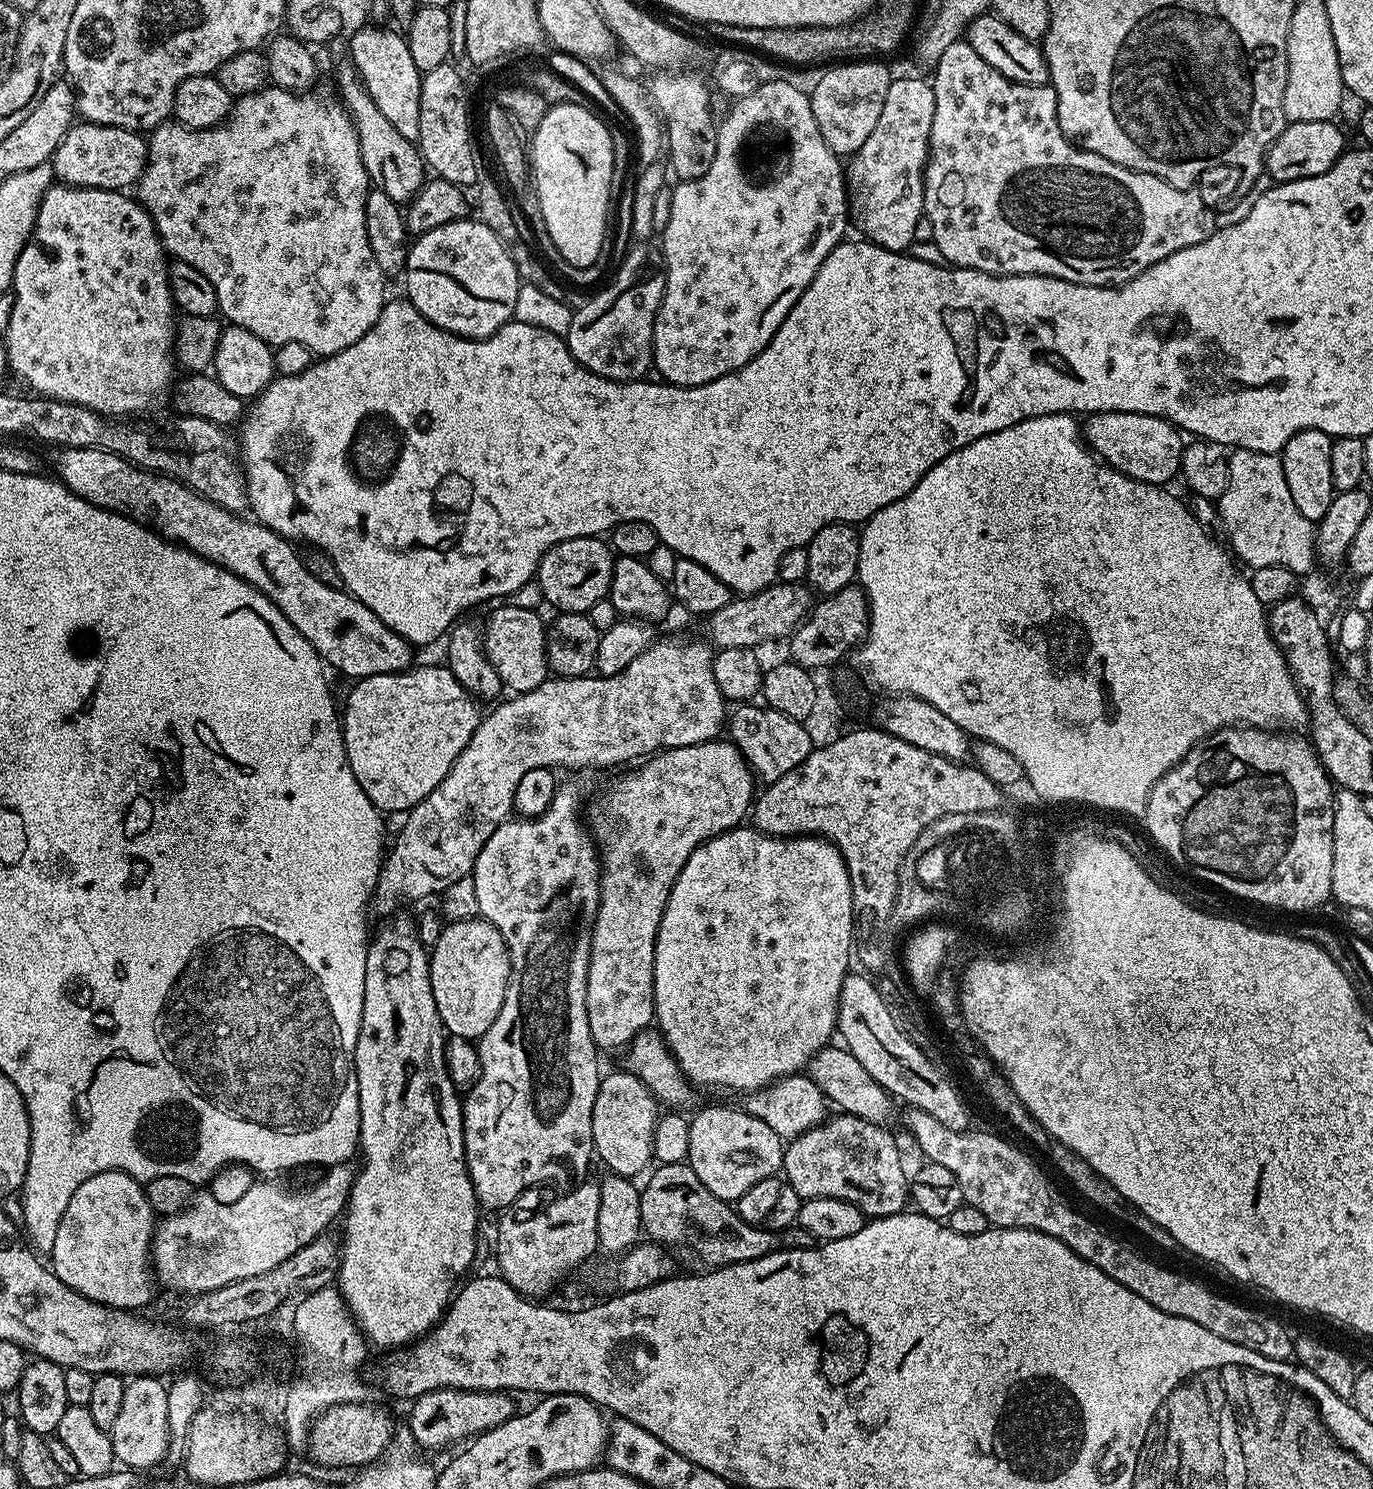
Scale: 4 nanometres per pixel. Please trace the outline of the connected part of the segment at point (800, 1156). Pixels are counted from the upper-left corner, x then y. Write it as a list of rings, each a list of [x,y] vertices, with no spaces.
[[[829,1115],[824,1123],[787,1141],[782,1169],[787,1187],[793,1188],[801,1201],[842,1198],[858,1206],[868,1218],[905,1211],[910,1200],[910,1176],[907,1171],[904,1173],[900,1148],[887,1132],[889,1129],[860,1117],[835,1115]]]

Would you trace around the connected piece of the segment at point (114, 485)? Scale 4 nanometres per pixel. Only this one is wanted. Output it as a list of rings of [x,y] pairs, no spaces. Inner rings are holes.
[[[60,448],[57,453],[52,460],[56,467],[55,479],[74,495],[99,508],[110,508],[121,514],[129,512],[132,519],[148,526],[160,519],[163,535],[169,541],[219,564],[258,589],[331,667],[333,664],[351,678],[363,678],[379,672],[403,672],[413,663],[413,645],[390,630],[374,610],[367,608],[351,592],[343,587],[324,585],[310,574],[301,553],[296,553],[297,545],[285,536],[279,536],[255,519],[240,520],[244,518],[199,496],[180,481],[138,468],[113,452],[97,448]]]

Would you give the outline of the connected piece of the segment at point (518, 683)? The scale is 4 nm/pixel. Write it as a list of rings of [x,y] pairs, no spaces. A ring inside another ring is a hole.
[[[504,602],[501,608],[496,608],[488,616],[488,625],[485,623],[482,628],[482,639],[484,642],[484,652],[488,656],[490,666],[498,674],[501,685],[505,689],[513,688],[513,693],[529,692],[538,686],[542,686],[544,680],[549,679],[550,669],[548,667],[548,634],[546,631],[546,620],[534,608],[523,608],[514,606],[511,602]]]

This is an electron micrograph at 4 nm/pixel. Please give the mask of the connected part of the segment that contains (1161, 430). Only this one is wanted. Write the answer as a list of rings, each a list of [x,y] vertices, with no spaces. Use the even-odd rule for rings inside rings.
[[[1094,412],[1085,420],[1088,421],[1083,421],[1082,439],[1103,463],[1126,474],[1132,480],[1141,480],[1144,484],[1164,486],[1169,483],[1167,480],[1177,479],[1181,471],[1180,459],[1183,457],[1186,440],[1180,429],[1175,428],[1170,422],[1150,414],[1130,414],[1129,412]]]

